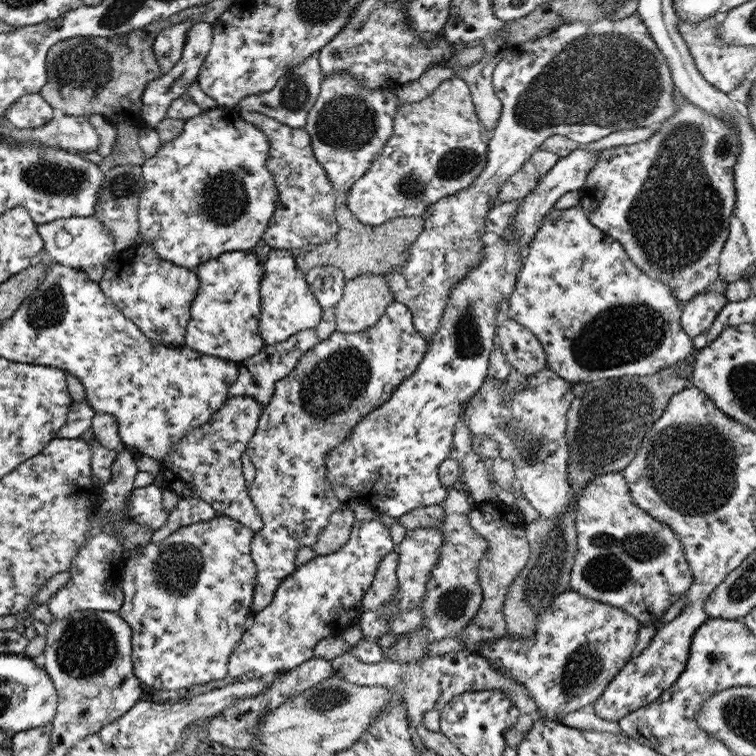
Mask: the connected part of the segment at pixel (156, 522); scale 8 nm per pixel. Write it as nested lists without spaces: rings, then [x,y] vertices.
[[[154,484],[132,490],[130,502],[126,507],[131,521],[148,525],[154,529],[154,532],[164,527],[169,515],[162,504],[162,488]]]

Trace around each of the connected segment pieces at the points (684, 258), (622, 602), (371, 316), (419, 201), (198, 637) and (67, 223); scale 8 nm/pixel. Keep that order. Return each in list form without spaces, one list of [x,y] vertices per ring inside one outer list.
[[[685,101],[648,140],[600,151],[596,165],[580,188],[580,207],[588,221],[626,249],[636,266],[654,279],[670,283],[683,307],[696,294],[718,284],[719,256],[729,236],[735,203],[735,165],[740,152],[740,133],[730,119],[710,115]]]
[[[622,471],[596,476],[576,502],[577,553],[570,591],[624,609],[642,625],[662,623],[663,613],[690,585],[692,572],[684,546],[672,528],[636,506]]]
[[[364,274],[347,281],[342,299],[333,307],[338,332],[360,332],[374,326],[395,302],[382,275]]]
[[[458,77],[444,81],[424,100],[397,106],[392,136],[382,147],[368,173],[346,193],[344,204],[360,223],[369,226],[379,226],[396,217],[422,217],[432,204],[472,185],[485,168],[489,140],[490,132],[476,112],[468,85]]]
[[[217,515],[206,522],[196,522],[183,526],[174,533],[168,535],[158,544],[148,541],[136,555],[132,555],[125,563],[124,576],[121,577],[121,587],[124,595],[122,606],[117,613],[129,625],[132,631],[132,663],[134,675],[140,683],[152,688],[155,691],[175,691],[177,688],[190,688],[191,686],[202,685],[211,681],[224,679],[228,674],[228,660],[232,652],[237,648],[239,641],[248,627],[248,616],[252,614],[253,594],[256,586],[256,564],[251,554],[252,537],[254,530],[248,526],[236,522],[228,516]]]
[[[94,215],[60,218],[47,224],[38,225],[37,230],[44,241],[45,254],[48,259],[80,271],[86,271],[92,266],[108,264],[111,256],[116,252],[116,242],[114,242],[112,234]]]

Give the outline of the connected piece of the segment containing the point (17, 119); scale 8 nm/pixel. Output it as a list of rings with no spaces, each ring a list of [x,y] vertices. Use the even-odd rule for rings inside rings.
[[[39,92],[25,94],[8,107],[3,121],[20,130],[35,129],[52,120],[52,109]]]

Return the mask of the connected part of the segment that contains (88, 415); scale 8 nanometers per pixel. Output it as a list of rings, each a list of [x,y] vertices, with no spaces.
[[[88,399],[73,401],[64,425],[58,429],[56,438],[67,440],[82,438],[85,432],[90,430],[95,414],[96,411],[88,403]]]

